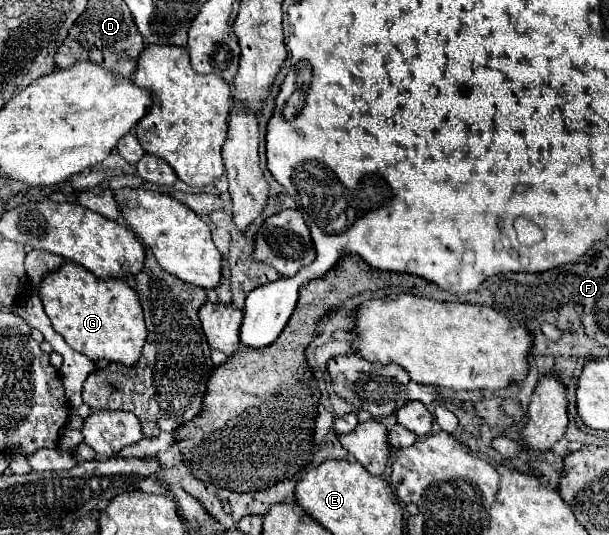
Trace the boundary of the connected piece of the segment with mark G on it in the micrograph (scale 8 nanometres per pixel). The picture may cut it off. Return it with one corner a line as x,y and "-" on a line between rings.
66,261
40,281
38,291
52,327
74,351
84,353
92,361
108,359
124,365
136,363
146,341
146,325
138,295
124,279
106,281
86,267

